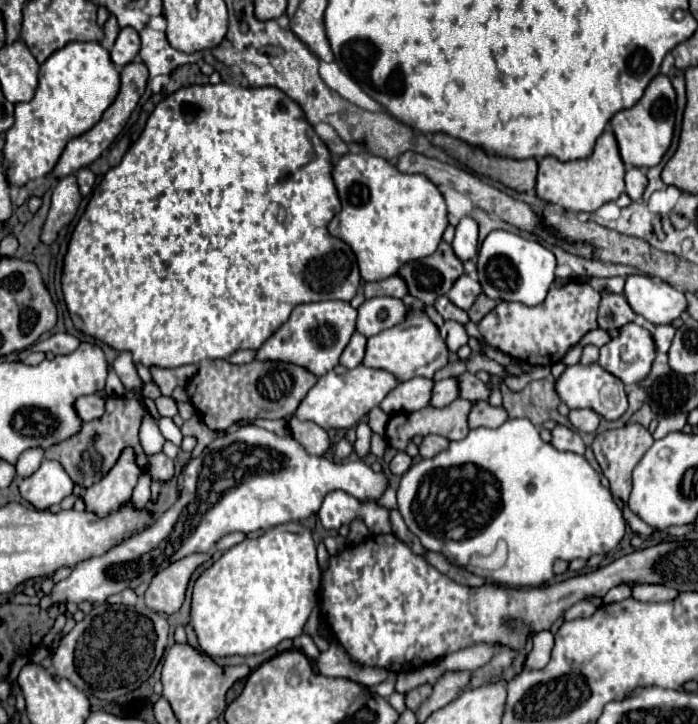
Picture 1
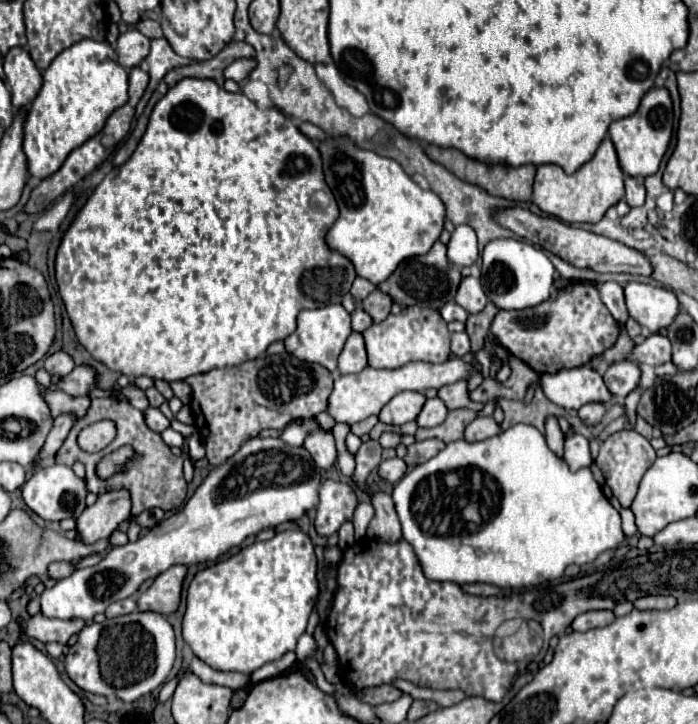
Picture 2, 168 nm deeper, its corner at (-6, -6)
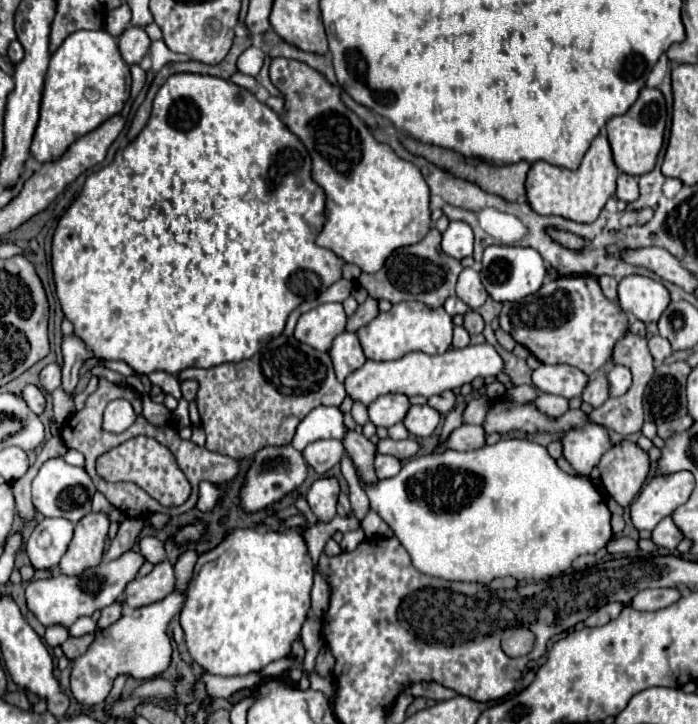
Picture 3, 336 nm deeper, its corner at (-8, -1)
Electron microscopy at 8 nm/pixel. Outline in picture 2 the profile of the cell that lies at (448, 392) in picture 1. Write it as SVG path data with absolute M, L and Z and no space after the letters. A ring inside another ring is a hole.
M434 397L424 403L422 411L416 417L416 423L418 423L418 427L436 427L446 419L446 415L448 415L446 405L438 397Z

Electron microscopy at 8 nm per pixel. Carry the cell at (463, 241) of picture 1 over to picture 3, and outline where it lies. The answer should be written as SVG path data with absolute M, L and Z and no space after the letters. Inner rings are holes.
M450 222L448 230L442 234L442 250L456 258L462 260L466 256L472 256L474 248L474 232L466 222Z

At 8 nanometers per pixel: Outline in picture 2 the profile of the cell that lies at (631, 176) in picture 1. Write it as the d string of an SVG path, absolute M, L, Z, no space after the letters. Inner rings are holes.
M626 177L624 179L624 189L626 189L626 203L630 207L640 207L644 205L644 197L646 197L646 189L644 189L644 179L642 177Z

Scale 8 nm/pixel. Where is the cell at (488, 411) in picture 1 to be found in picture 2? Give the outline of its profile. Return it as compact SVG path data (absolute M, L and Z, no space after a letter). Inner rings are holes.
M476 417L464 433L466 441L482 441L482 439L490 439L494 435L500 433L500 425L492 419L492 417Z

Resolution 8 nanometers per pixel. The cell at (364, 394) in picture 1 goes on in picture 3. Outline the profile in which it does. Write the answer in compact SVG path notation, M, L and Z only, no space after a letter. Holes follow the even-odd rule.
M484 342L478 346L466 346L462 350L450 348L448 352L438 354L438 356L430 356L424 352L410 352L392 362L366 360L362 368L358 368L346 378L344 386L346 386L346 394L354 402L362 402L364 406L368 406L378 396L384 396L384 394L406 394L406 396L422 394L430 398L434 394L442 394L444 390L454 390L458 386L464 386L472 382L474 378L496 376L502 372L502 368L504 368L504 362L498 356L498 352L490 344Z

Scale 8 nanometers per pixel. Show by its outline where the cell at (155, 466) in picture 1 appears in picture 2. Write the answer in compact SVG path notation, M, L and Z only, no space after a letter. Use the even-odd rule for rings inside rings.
M112 397L92 399L92 401L90 401L90 407L88 407L88 411L86 411L86 415L84 415L82 419L76 419L76 421L74 421L74 425L72 425L72 429L70 429L70 433L68 433L68 437L66 437L66 441L62 443L60 451L56 453L56 461L62 463L62 465L68 465L68 467L70 467L74 461L84 463L84 467L86 467L86 485L88 485L88 491L90 491L90 493L102 495L102 493L106 493L106 491L120 491L120 489L130 491L130 497L132 497L132 517L136 517L136 515L142 513L144 509L152 509L152 507L158 507L158 509L162 509L162 511L166 511L166 513L178 511L178 509L182 509L184 503L186 503L188 487L186 487L184 473L182 473L184 459L172 455L170 447L162 441L162 437L146 427L144 417L142 417L142 411L136 409L136 407L132 407L132 405L126 403L126 401L118 401L118 399L112 399ZM100 419L112 419L112 421L116 421L116 425L118 425L118 435L116 435L116 439L114 439L108 447L104 447L102 451L98 451L98 453L86 453L86 451L82 451L82 449L78 447L76 437L78 437L80 429L84 429L86 425L92 425L92 423L96 423L96 421L100 421ZM122 445L132 445L138 457L128 463L128 469L126 469L124 473L118 473L118 475L114 475L114 477L110 477L110 479L106 479L106 481L98 479L98 477L96 477L96 471L94 471L96 463L98 463L104 455L108 455L110 451L114 451L114 449L118 449L118 447L122 447Z

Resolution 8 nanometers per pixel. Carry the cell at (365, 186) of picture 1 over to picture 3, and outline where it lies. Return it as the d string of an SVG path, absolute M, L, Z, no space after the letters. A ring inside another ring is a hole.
M274 58L270 64L270 80L284 94L286 114L282 116L284 124L304 142L312 156L312 178L326 192L326 210L328 220L316 238L316 244L332 250L336 256L344 258L348 264L356 264L362 272L374 274L378 272L386 258L402 246L410 246L420 242L430 230L430 190L424 182L420 170L412 166L412 162L402 160L388 144L376 142L370 134L368 126L342 104L340 90L328 80L312 70L308 64L288 58Z

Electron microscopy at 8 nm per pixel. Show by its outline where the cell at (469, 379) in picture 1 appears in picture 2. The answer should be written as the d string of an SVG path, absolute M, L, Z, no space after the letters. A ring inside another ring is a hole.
M458 381L454 385L446 385L442 389L438 389L438 397L444 401L444 405L448 407L448 411L452 409L478 409L478 405L474 405L474 401L470 401L468 397L468 387L466 381Z

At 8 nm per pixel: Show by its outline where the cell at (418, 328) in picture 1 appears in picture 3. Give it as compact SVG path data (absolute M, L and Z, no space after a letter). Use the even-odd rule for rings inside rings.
M398 302L390 312L378 314L370 324L362 326L356 334L362 350L370 360L398 360L408 352L444 354L452 344L452 318L444 308L428 308L422 302Z

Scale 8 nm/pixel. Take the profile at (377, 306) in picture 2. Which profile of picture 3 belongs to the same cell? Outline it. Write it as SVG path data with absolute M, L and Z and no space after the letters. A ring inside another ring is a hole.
M366 298L366 300L358 306L356 314L348 318L346 330L356 332L360 326L366 326L368 322L372 322L378 314L380 314L380 310L378 310L378 300L376 300L376 298Z

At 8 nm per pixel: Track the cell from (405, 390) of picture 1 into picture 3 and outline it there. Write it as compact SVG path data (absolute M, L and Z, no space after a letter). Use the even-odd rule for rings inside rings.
M386 394L386 396L376 398L376 402L368 406L370 422L374 422L376 426L384 426L384 428L404 422L408 410L410 410L410 400L404 394Z

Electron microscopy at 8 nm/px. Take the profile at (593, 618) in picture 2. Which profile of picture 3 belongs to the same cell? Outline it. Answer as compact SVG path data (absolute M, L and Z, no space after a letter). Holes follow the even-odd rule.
M620 602L606 604L606 606L602 606L600 610L596 610L596 614L590 614L590 616L584 620L584 624L586 624L586 626L604 626L604 624L608 624L610 620L614 620L614 618L620 614L620 610L622 610L622 604L620 604Z

